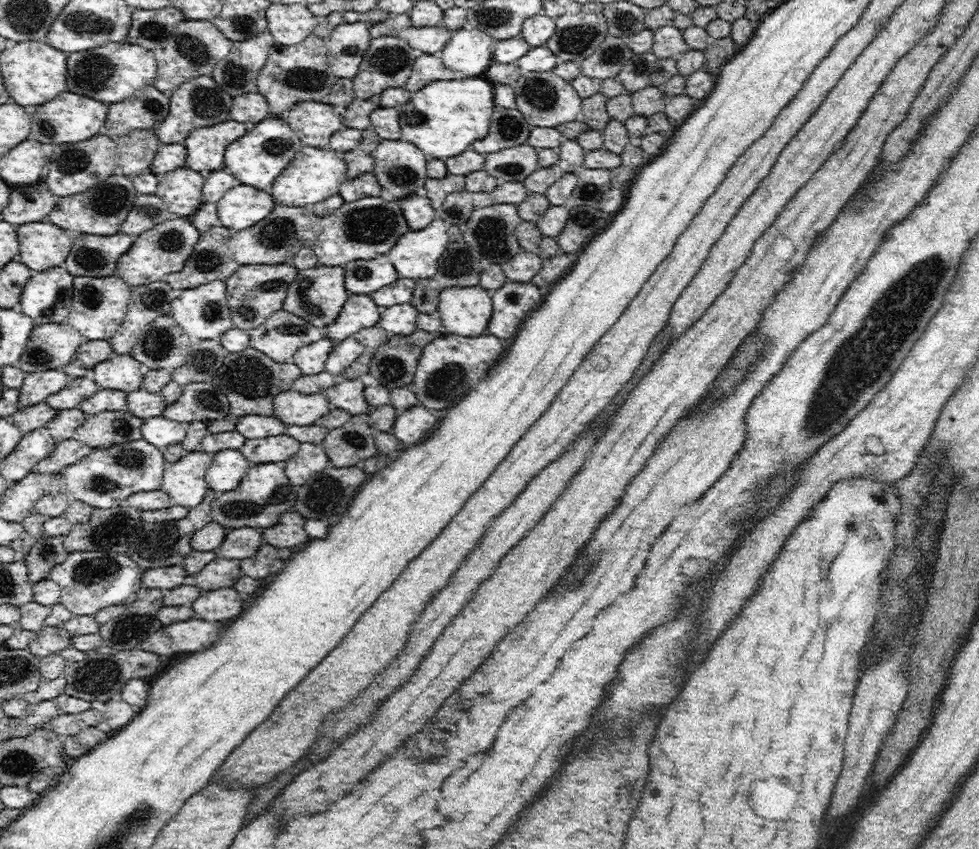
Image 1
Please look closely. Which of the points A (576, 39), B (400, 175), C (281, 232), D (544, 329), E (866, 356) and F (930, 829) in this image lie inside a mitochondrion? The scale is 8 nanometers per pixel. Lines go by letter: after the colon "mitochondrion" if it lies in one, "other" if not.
A: mitochondrion
B: mitochondrion
C: mitochondrion
D: other
E: mitochondrion
F: other

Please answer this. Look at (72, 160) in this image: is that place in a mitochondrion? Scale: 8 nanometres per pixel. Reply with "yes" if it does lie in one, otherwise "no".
yes

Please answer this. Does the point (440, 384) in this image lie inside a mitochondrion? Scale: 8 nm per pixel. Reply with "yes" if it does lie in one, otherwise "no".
yes

